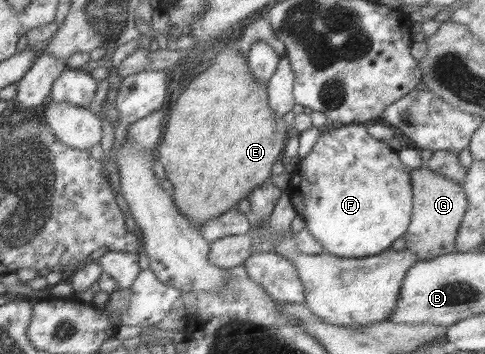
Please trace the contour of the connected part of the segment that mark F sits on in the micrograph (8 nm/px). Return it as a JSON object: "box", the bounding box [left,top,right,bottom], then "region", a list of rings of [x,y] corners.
{"box":[286,124,413,257],"region":[[[343,124],[338,125],[331,132],[322,131],[312,151],[299,161],[296,168],[291,169],[291,174],[292,177],[290,177],[289,186],[286,191],[291,196],[293,206],[297,214],[301,215],[304,221],[306,221],[308,231],[316,237],[316,241],[322,244],[324,252],[330,253],[330,255],[336,255],[336,257],[370,257],[378,255],[378,253],[382,253],[385,249],[390,248],[396,239],[404,236],[410,225],[413,214],[411,169],[400,161],[398,152],[390,148],[386,142],[372,137],[368,133],[365,124]]]}

